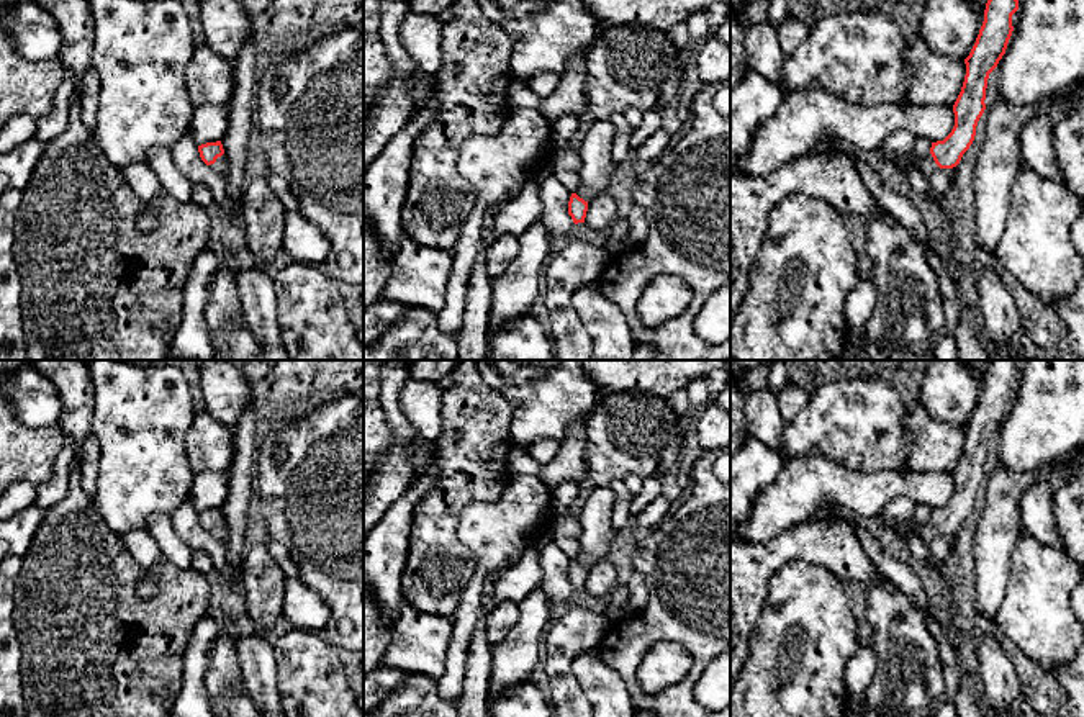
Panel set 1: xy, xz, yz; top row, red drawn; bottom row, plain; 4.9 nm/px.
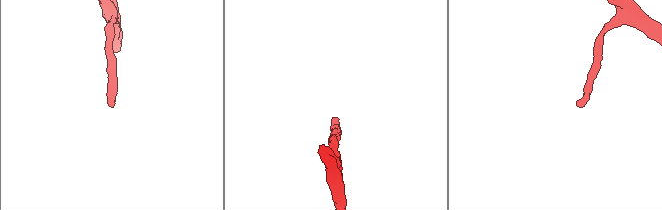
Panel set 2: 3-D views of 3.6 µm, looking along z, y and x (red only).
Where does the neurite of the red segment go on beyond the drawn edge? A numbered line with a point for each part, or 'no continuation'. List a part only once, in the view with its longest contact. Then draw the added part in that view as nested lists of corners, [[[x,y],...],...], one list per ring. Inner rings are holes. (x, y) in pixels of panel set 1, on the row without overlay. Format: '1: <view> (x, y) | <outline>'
1: xy (220, 532) | [[[223,521],[221,524],[216,525],[215,530],[210,532],[218,542],[221,542],[223,545],[226,543],[226,537],[228,537],[228,527],[226,522]]]

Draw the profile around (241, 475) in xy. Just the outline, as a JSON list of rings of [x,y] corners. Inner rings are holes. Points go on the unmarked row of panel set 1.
[[[249,406],[233,426],[234,458],[231,468],[226,471],[229,486],[228,498],[221,506],[228,527],[224,550],[231,566],[239,571],[246,553],[246,519],[255,480],[257,421],[254,406]]]

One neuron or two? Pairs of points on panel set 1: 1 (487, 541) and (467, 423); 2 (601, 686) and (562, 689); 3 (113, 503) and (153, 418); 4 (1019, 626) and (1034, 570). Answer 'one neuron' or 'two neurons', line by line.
1: two neurons
2: two neurons
3: one neuron
4: one neuron

